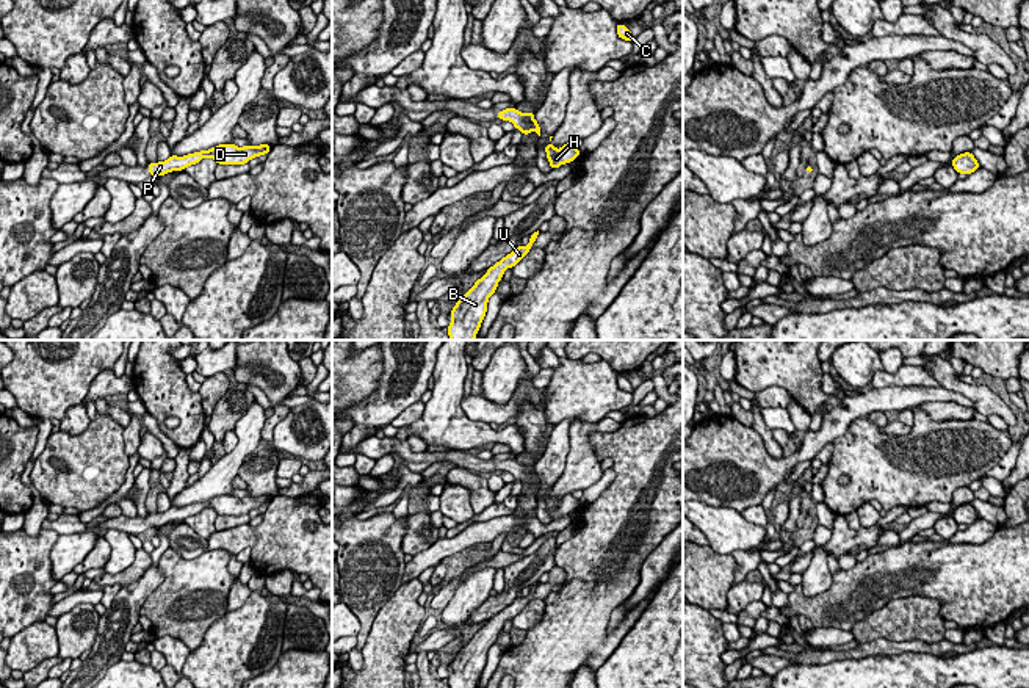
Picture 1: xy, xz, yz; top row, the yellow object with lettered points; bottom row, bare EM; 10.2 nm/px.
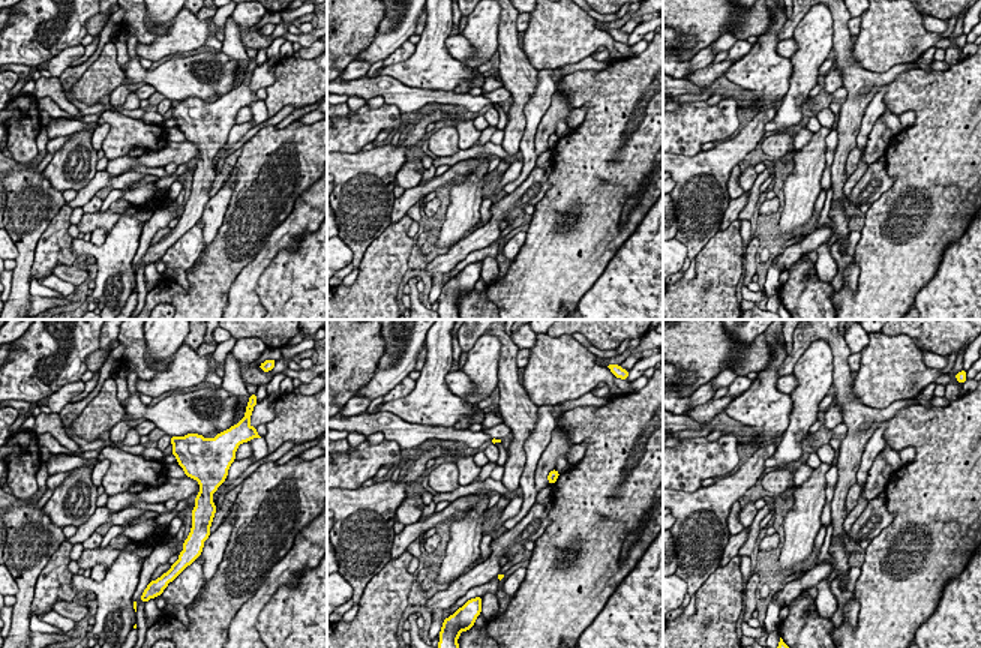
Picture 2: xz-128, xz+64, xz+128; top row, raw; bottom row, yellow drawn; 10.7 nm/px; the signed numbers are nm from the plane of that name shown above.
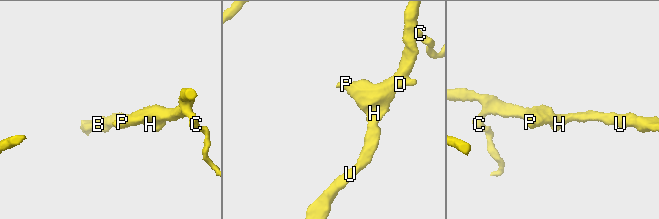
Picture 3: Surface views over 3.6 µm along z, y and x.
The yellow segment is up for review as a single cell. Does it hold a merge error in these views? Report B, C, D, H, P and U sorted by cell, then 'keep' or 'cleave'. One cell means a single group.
B C D H P U; keep

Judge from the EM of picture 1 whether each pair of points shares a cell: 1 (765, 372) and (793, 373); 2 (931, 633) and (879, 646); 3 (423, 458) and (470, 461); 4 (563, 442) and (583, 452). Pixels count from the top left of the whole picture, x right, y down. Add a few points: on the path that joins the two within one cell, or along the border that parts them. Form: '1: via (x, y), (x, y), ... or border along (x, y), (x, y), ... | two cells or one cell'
1: via (771, 372), (787, 372) | one cell
2: border along (932, 643), (874, 638), (860, 644) | two cells
3: via (434, 458), (459, 458) | one cell
4: border along (572, 423), (566, 467), (556, 480) | two cells

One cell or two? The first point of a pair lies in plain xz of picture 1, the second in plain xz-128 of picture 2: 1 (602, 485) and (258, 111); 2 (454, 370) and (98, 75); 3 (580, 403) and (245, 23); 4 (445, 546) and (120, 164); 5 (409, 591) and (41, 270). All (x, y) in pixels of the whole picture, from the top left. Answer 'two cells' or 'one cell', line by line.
1: one cell
2: two cells
3: one cell
4: two cells
5: one cell

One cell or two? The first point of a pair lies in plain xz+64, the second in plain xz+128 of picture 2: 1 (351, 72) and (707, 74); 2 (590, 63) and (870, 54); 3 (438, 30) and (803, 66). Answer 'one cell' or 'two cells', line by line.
1: two cells
2: two cells
3: two cells

